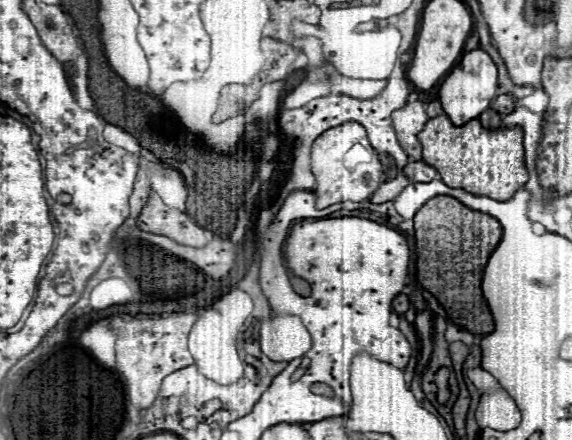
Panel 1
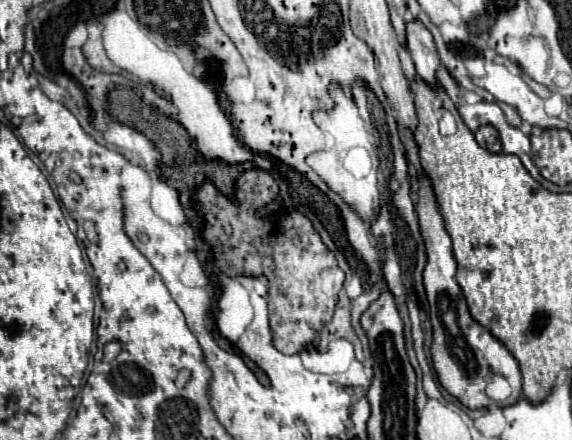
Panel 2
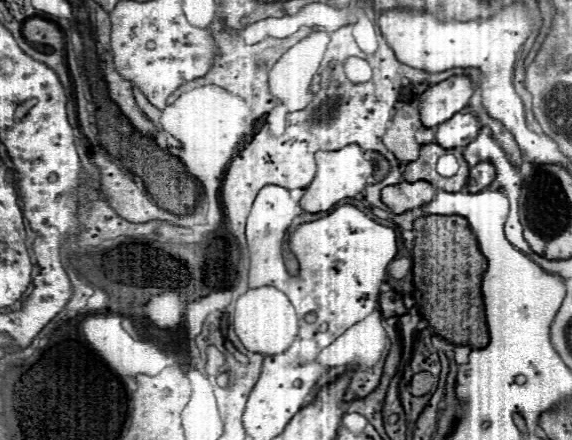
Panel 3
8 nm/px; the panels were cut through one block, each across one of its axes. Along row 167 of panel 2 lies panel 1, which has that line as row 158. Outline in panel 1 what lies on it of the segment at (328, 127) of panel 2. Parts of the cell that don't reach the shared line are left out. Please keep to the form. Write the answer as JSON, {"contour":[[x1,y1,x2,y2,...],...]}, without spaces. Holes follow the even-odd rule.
{"contour":[[348,122,338,128,326,130,312,146,310,166,316,176,316,206,326,208,338,202,362,202,368,200,376,188,380,186,382,164,378,160,376,150,370,146,366,130,360,124]]}

